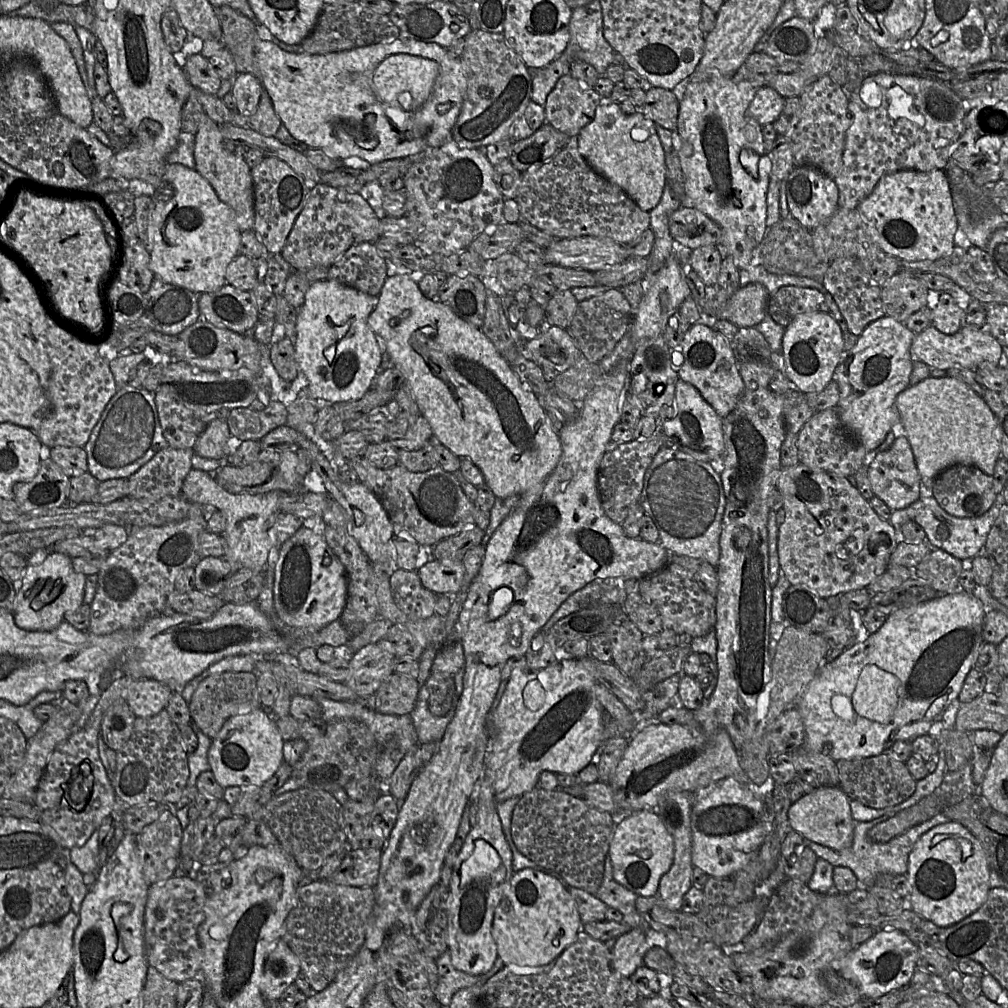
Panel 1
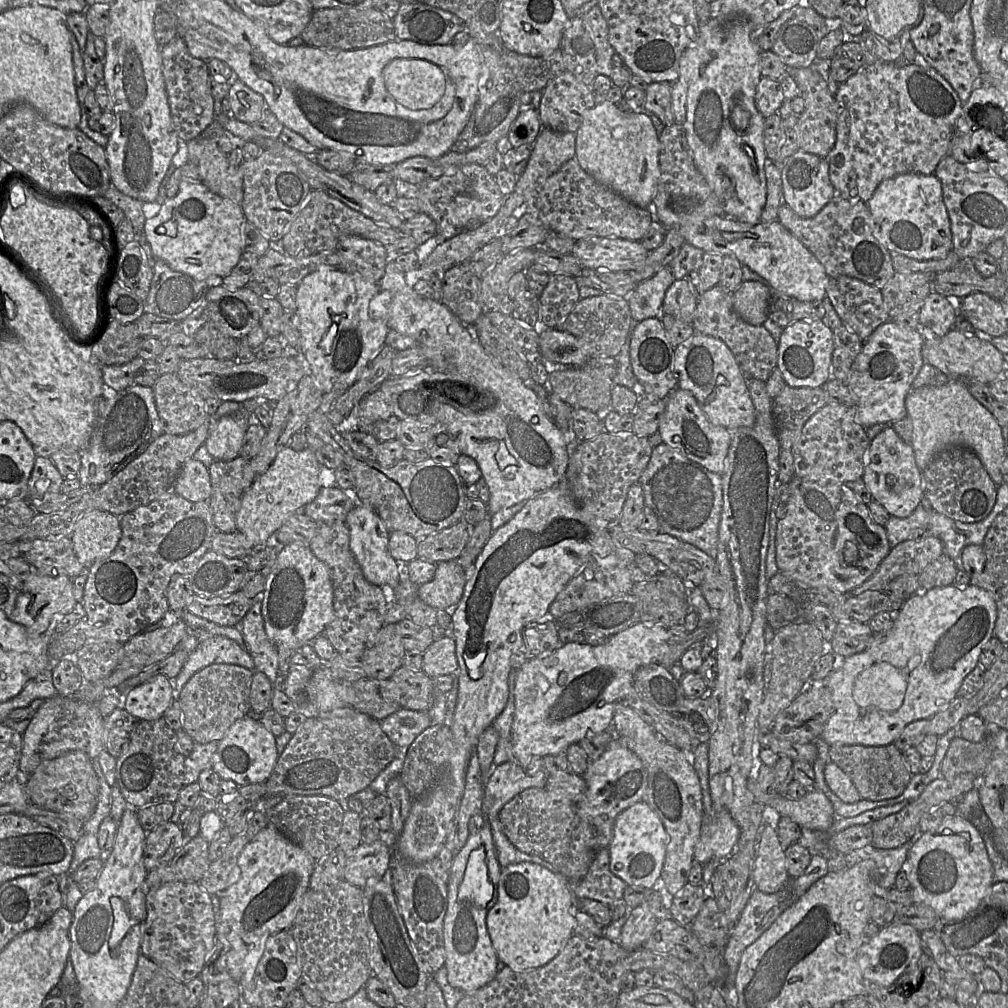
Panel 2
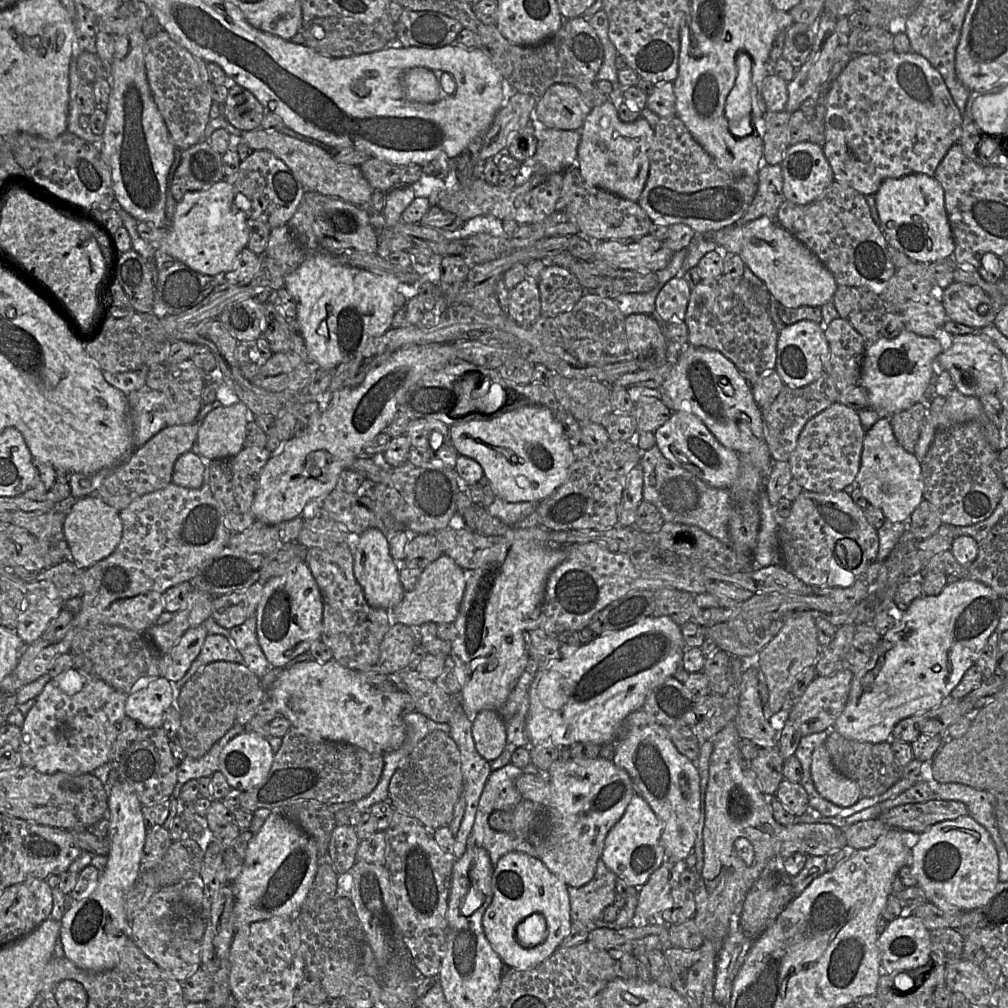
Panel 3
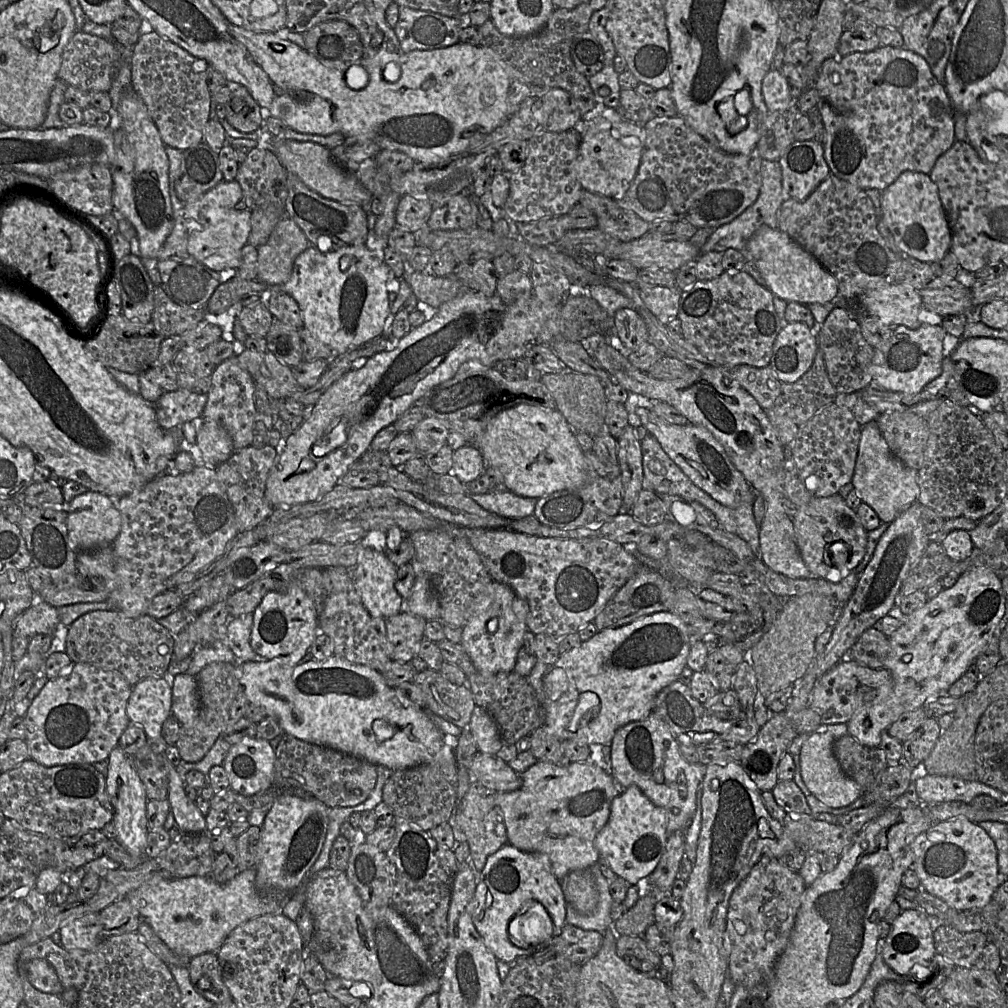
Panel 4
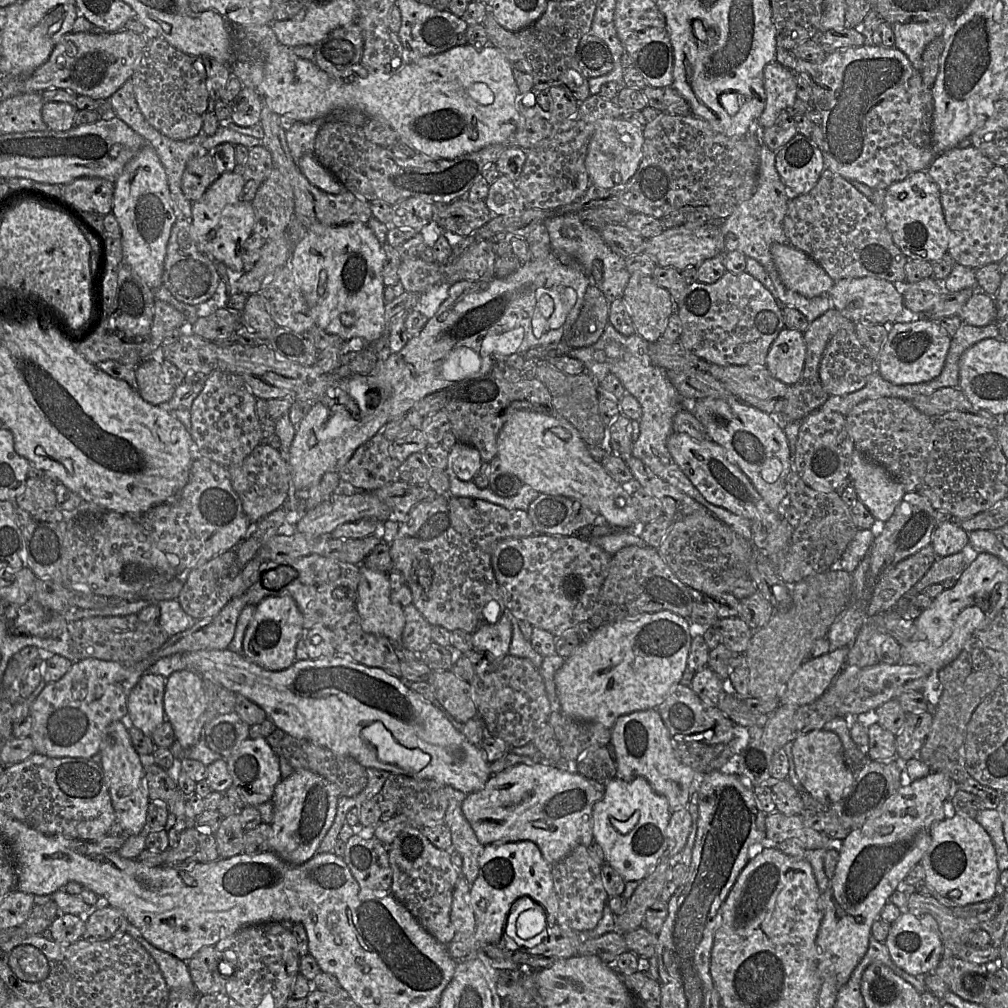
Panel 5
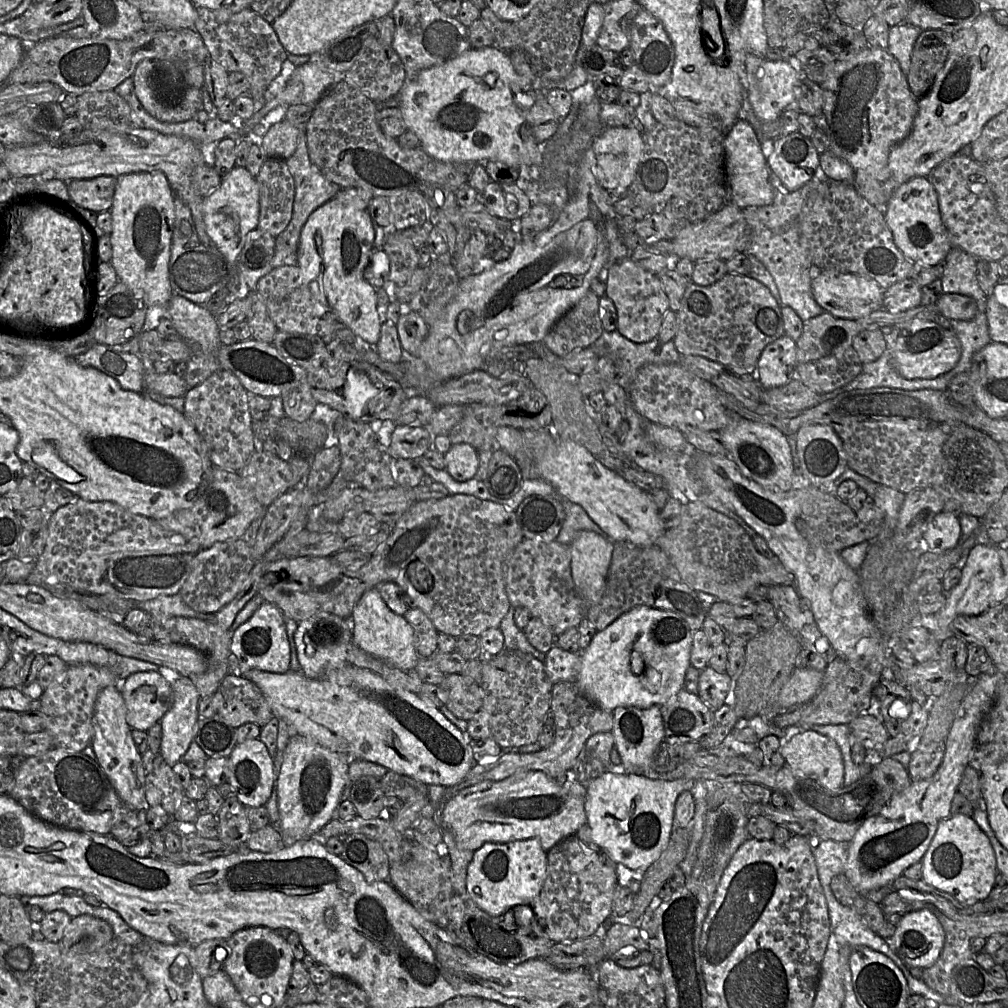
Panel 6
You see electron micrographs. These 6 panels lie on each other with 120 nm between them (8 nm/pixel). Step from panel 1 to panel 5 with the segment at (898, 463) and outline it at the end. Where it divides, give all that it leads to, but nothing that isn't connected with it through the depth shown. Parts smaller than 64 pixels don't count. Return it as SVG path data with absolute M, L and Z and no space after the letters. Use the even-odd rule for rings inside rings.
M854 450L849 469L851 485L858 499L868 508L875 520L886 522L901 502L906 491L879 464Z

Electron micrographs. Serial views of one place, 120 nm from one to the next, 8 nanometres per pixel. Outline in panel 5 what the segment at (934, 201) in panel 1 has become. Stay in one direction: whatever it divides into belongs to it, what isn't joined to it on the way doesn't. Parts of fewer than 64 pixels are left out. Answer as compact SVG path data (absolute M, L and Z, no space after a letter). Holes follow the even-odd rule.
M916 171L905 179L892 183L885 191L882 214L894 244L907 259L935 262L948 253L949 229L940 191L926 171Z

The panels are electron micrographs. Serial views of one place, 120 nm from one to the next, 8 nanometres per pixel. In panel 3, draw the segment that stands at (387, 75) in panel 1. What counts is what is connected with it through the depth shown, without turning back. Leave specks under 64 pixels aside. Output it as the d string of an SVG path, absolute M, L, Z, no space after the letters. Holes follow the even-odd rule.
M415 67L409 69L403 74L402 83L407 97L412 101L429 103L438 99L438 79L427 68Z

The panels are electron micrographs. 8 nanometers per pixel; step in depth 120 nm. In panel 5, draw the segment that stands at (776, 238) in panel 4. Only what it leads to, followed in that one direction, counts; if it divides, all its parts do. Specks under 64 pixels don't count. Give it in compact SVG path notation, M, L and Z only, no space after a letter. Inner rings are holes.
M790 243L771 247L779 276L785 286L805 297L828 295L835 281L809 255Z

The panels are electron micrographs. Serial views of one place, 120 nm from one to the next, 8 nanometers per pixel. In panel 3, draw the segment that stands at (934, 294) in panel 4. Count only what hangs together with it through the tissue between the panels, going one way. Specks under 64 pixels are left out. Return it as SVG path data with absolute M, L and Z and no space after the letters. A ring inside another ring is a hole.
M953 281L943 290L939 290L947 319L980 329L994 322L998 309L1002 305L994 303L983 289Z

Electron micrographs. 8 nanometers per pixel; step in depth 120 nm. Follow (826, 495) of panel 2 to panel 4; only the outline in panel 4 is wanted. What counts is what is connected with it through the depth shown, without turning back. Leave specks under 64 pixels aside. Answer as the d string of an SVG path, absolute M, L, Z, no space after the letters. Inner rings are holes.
M838 493L828 497L812 497L806 505L797 507L792 522L796 542L811 573L810 577L838 582L862 561L868 532L862 526L856 511L851 509Z

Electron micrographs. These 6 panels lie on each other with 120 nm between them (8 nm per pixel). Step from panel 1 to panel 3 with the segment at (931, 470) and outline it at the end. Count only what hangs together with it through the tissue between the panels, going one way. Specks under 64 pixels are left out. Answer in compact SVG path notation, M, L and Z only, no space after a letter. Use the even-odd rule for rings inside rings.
M955 388L945 401L935 396L927 403L927 415L914 451L919 462L924 459L938 430L969 421L980 423L989 444L1000 450L999 429L985 415L979 398L963 395Z

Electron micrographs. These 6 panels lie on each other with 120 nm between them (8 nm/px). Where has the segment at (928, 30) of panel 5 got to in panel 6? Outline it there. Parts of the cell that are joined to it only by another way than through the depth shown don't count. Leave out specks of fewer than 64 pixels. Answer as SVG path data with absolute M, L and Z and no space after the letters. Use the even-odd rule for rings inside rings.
M907 22L889 27L887 51L898 61L902 72L908 73L914 43L923 30Z

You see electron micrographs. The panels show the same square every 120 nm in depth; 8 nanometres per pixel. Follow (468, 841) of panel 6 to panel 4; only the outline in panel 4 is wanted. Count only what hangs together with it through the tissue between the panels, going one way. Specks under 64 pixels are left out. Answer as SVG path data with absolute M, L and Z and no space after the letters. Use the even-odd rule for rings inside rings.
M536 762L521 774L521 787L511 792L496 792L496 805L503 813L508 844L527 852L545 854L558 880L574 870L587 869L598 861L600 855L595 839L606 825L612 800L624 789L606 772L592 763L570 763L566 767L547 762Z

